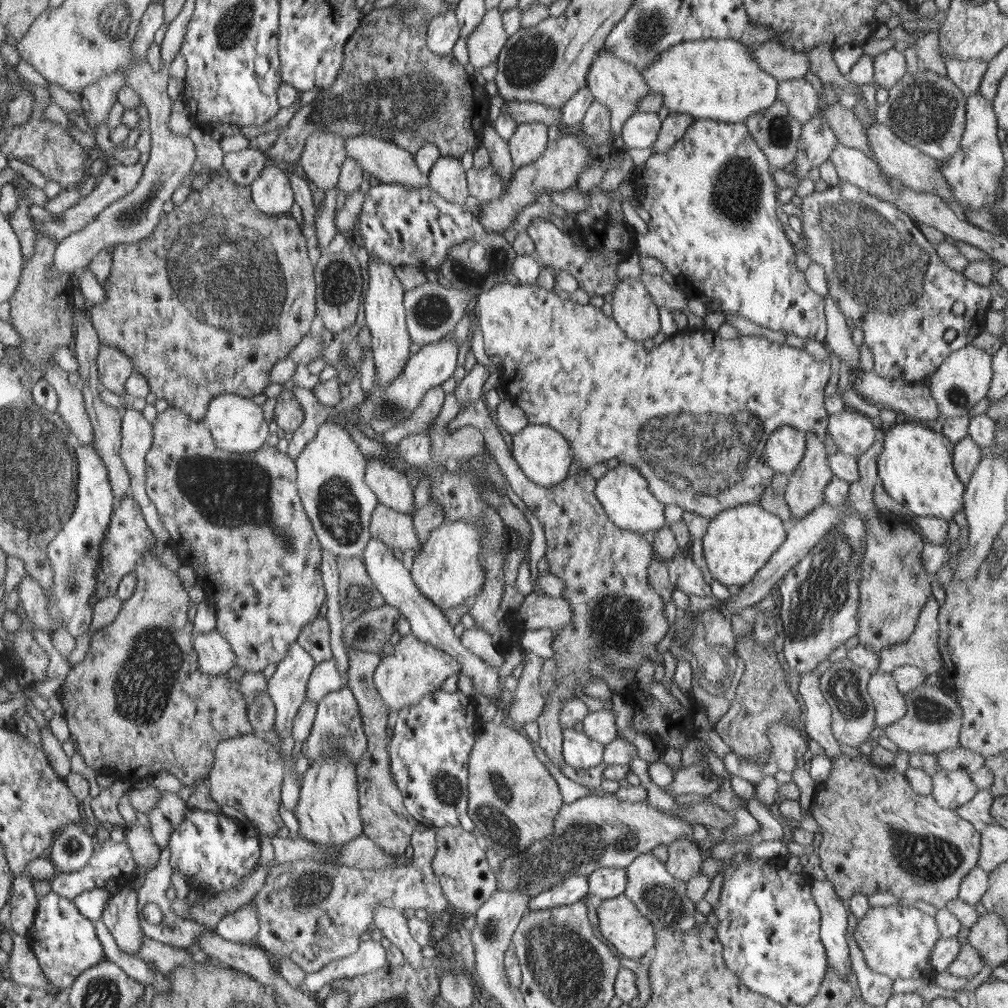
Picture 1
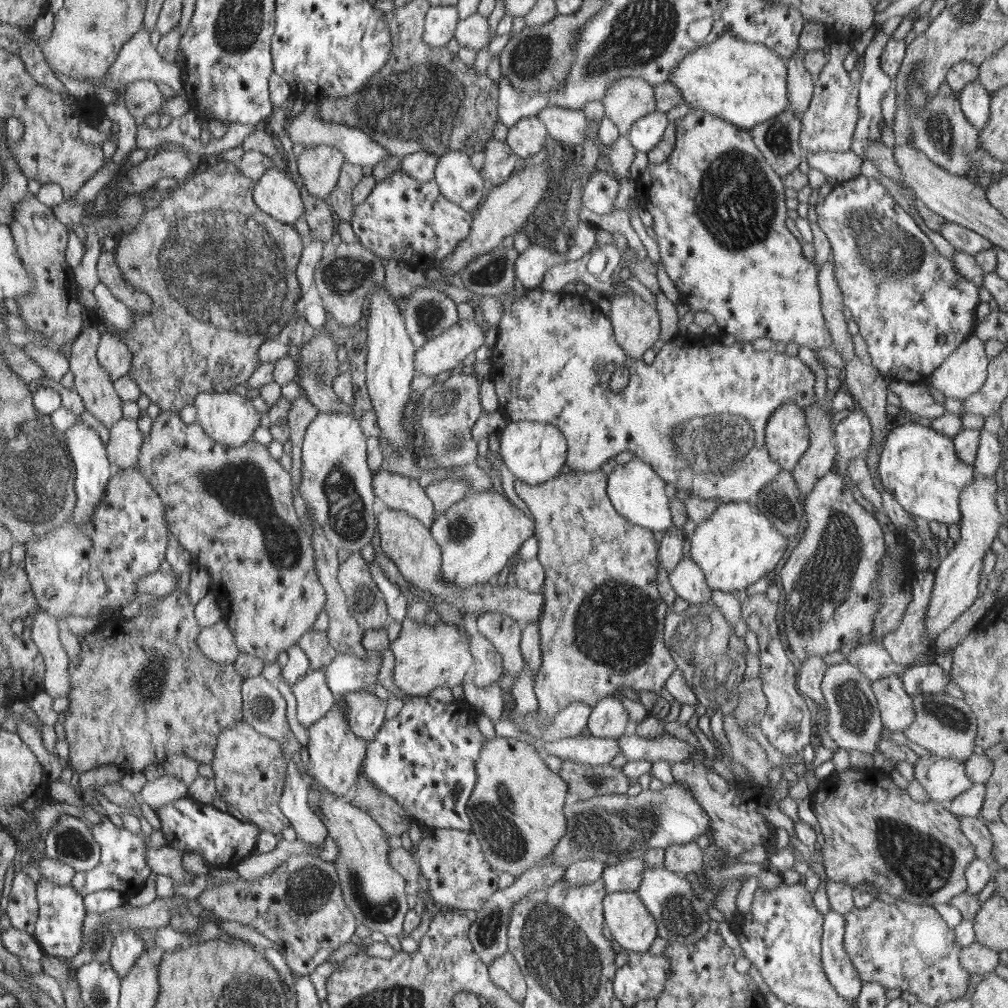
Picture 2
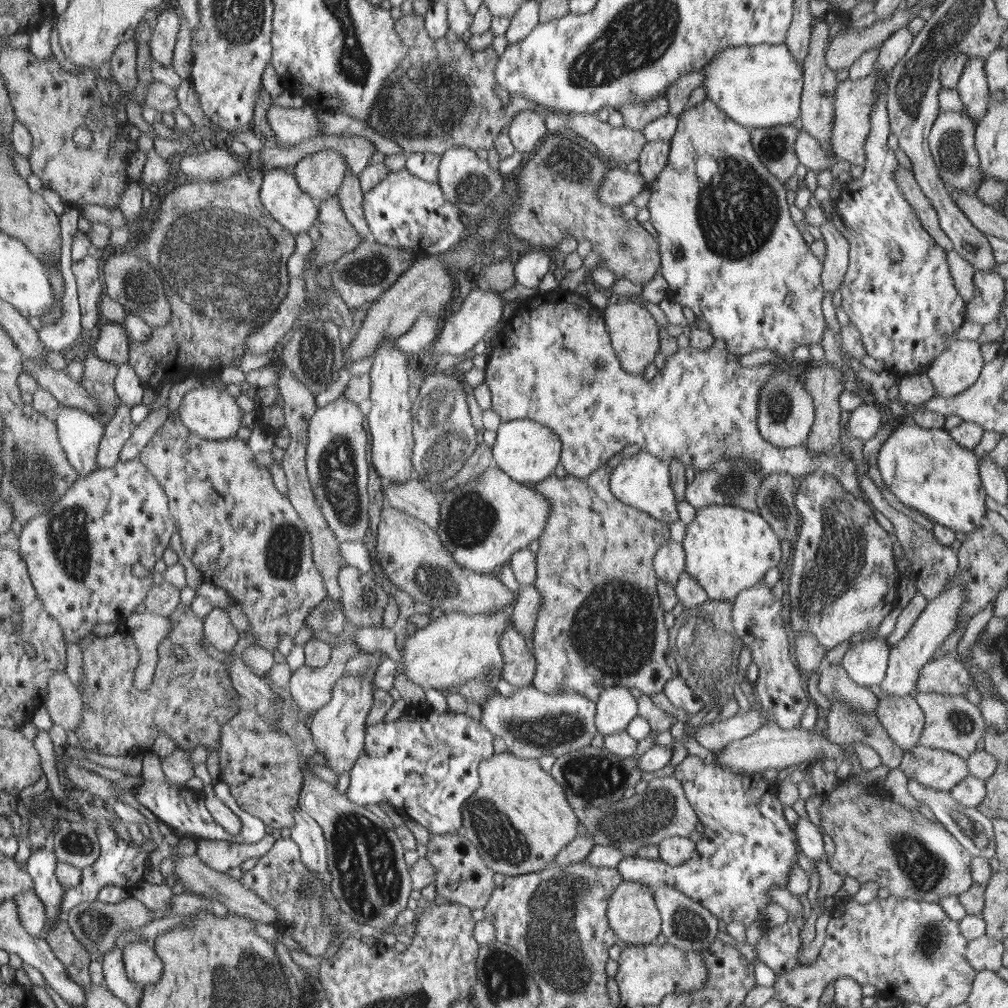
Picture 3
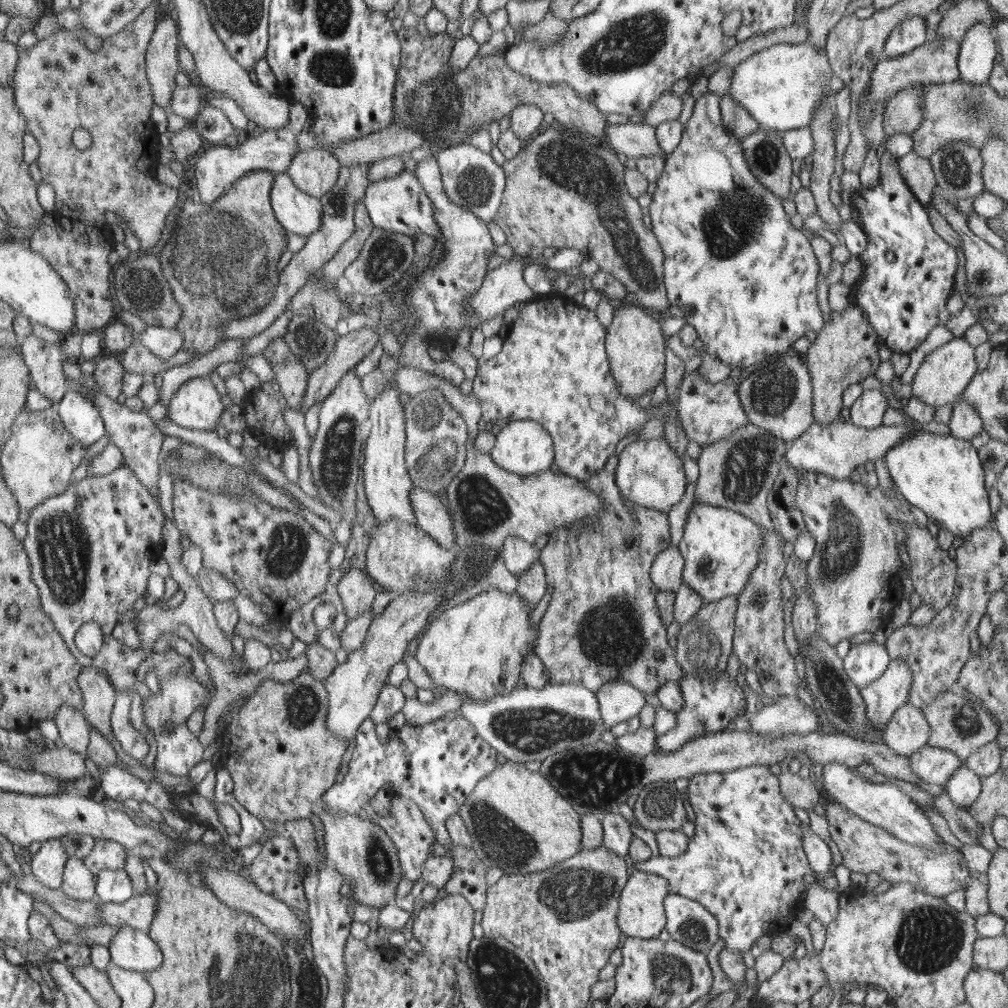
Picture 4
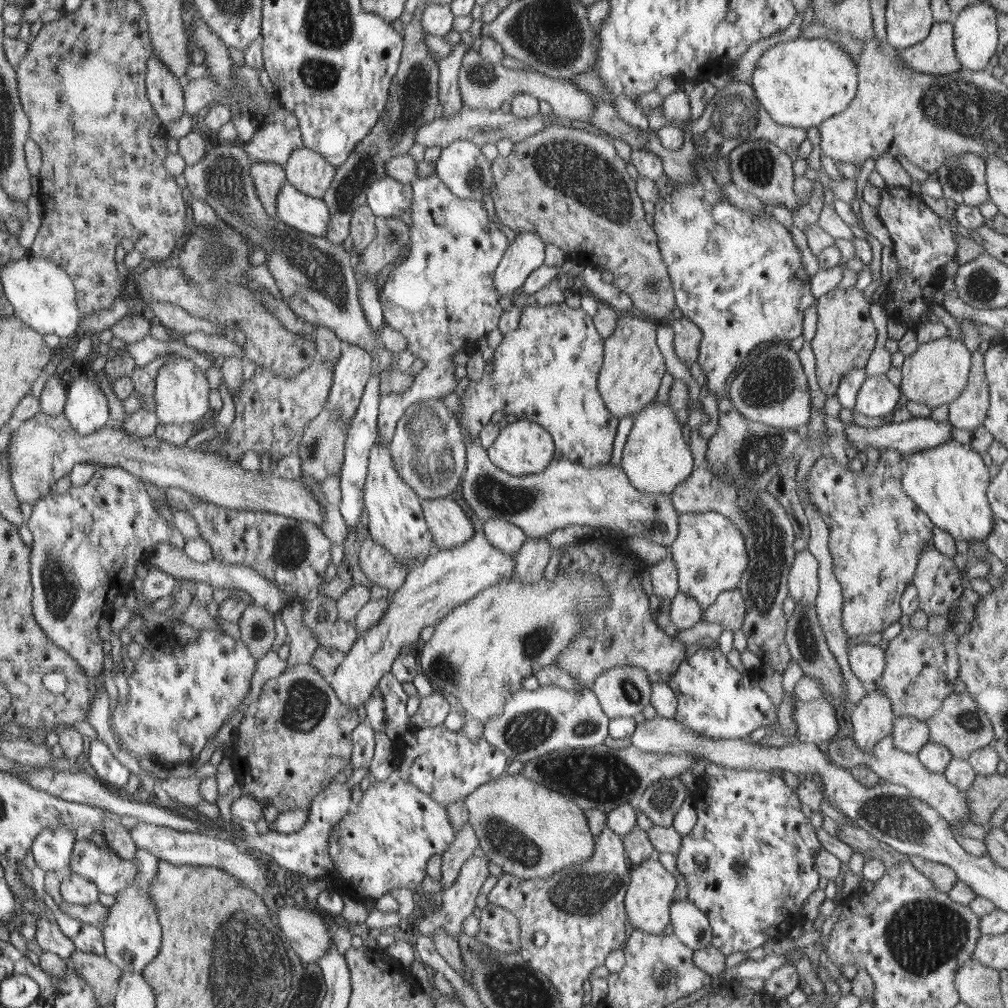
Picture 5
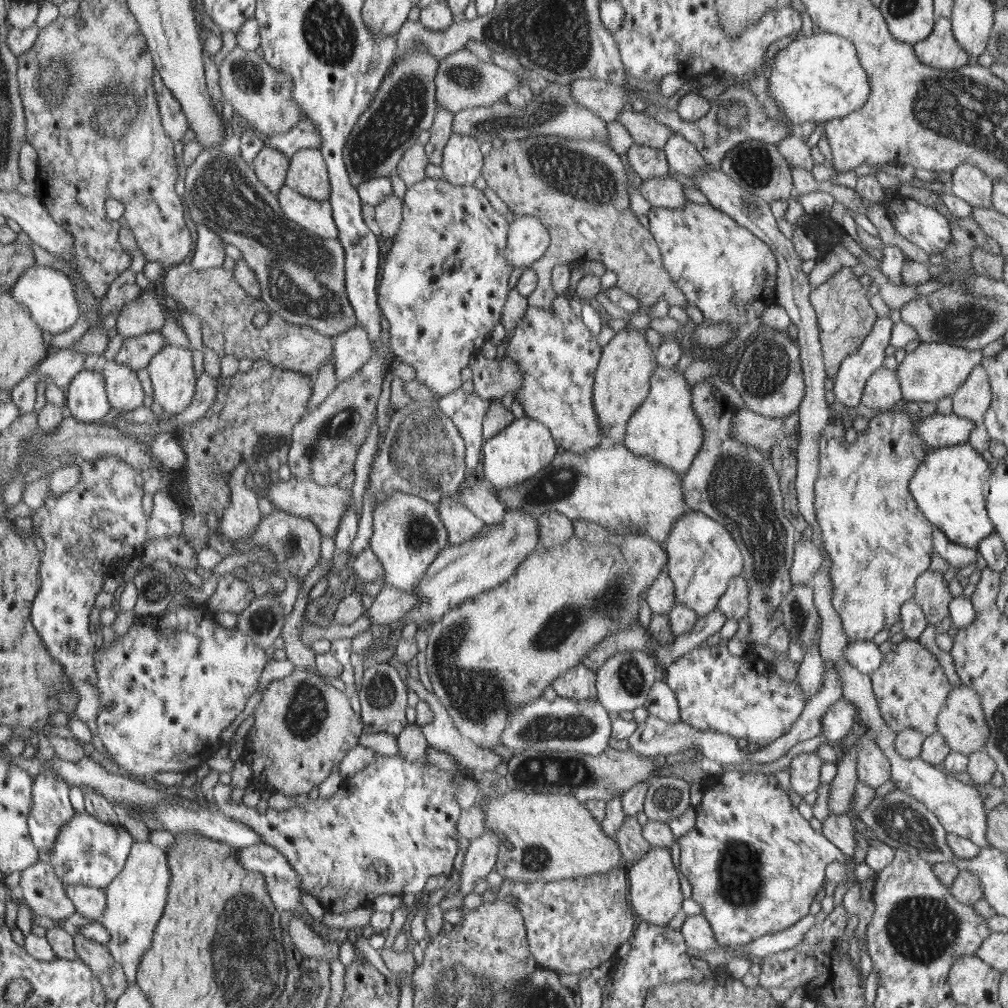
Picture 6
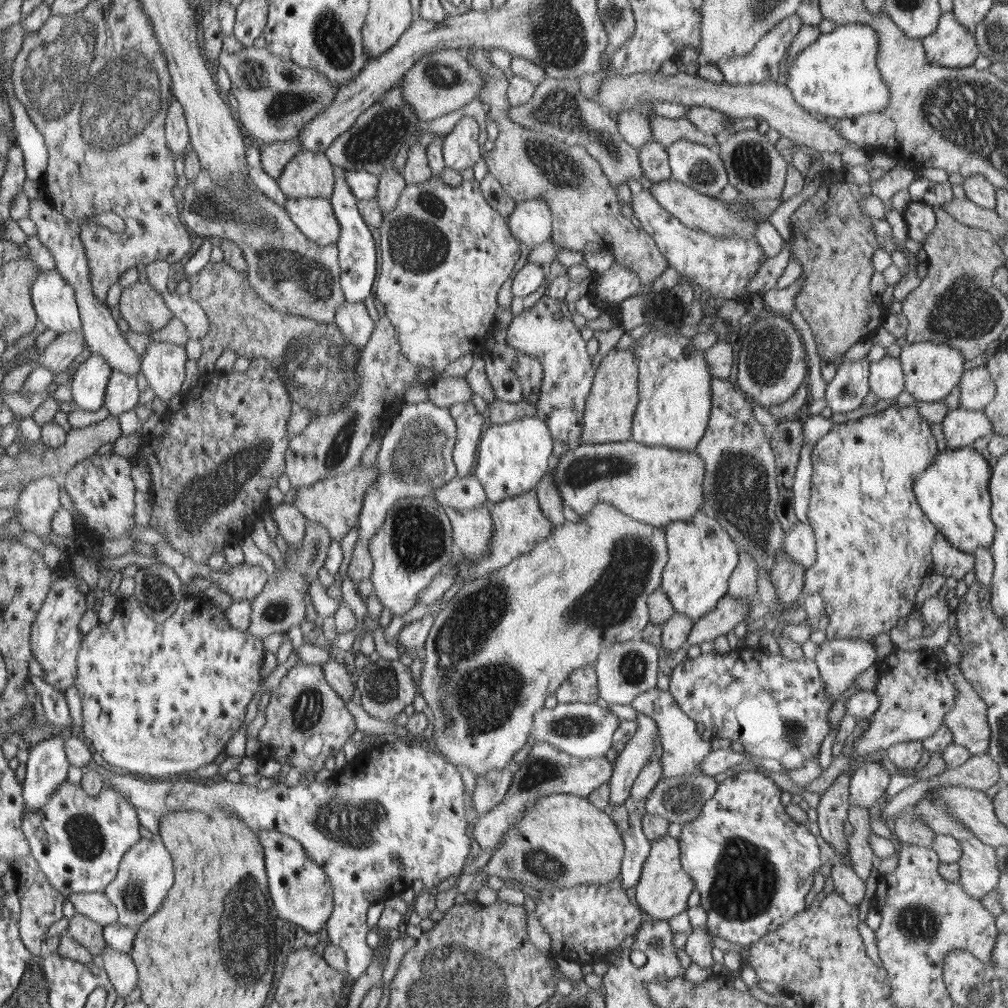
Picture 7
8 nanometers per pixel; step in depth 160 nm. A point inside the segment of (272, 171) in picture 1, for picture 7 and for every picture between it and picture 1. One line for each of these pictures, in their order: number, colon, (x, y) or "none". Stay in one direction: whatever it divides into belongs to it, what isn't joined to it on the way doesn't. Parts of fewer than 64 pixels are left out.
2: (275, 193)
3: (280, 193)
4: (300, 213)
5: (302, 212)
6: (315, 216)
7: (314, 217)

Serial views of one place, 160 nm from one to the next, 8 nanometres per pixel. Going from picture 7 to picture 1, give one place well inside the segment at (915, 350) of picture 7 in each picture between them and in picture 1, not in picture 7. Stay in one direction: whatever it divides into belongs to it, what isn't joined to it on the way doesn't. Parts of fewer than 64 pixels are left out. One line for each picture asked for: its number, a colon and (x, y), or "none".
1: (963, 378)
2: (963, 372)
3: (956, 369)
4: (940, 379)
5: (937, 371)
6: (933, 370)

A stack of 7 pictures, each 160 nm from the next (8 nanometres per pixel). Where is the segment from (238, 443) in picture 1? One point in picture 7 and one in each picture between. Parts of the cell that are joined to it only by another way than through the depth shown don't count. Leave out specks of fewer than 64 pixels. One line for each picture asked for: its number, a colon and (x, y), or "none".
2: (229, 419)
3: (212, 415)
4: (195, 405)
5: (180, 392)
6: (171, 375)
7: (162, 363)

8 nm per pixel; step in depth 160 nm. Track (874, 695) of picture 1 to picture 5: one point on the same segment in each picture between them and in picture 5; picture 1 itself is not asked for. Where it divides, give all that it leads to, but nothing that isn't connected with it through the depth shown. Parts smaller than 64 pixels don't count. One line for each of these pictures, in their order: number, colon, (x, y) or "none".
2: (895, 708)
3: (901, 717)
4: (907, 730)
5: (908, 734)

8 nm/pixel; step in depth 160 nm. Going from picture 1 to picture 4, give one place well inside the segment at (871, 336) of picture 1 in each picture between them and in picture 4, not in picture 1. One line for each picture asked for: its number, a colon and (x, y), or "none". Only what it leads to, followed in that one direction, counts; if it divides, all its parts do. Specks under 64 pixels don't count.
2: (901, 292)
3: (897, 291)
4: (907, 273)

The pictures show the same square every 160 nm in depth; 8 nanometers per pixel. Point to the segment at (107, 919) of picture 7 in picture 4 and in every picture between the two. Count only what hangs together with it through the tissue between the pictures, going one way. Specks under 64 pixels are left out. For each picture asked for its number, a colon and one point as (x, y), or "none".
4: (77, 883)
5: (74, 888)
6: (89, 902)

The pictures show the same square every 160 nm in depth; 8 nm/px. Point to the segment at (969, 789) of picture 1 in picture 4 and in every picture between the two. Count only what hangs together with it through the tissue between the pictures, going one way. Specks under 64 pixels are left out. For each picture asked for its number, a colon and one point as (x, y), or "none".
2: (943, 779)
3: (940, 770)
4: (932, 765)

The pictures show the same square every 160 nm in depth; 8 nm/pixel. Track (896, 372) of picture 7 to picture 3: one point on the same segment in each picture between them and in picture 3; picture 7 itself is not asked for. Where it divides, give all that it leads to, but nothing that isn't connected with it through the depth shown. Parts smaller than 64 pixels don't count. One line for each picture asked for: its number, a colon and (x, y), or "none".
3: (863, 423)
4: (867, 411)
5: (876, 397)
6: (881, 391)

